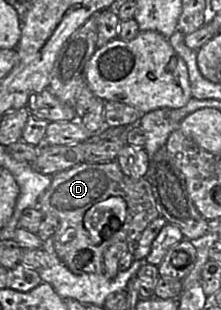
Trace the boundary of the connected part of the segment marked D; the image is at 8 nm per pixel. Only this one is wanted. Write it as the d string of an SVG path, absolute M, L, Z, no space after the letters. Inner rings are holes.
M117 160L106 163L82 162L67 170L55 173L52 176L51 184L39 197L37 208L43 214L52 214L57 218L58 227L53 235L54 249L63 264L77 275L103 273L103 254L105 250L117 242L135 243L146 227L159 216L151 185L146 176L138 180L131 179L122 172ZM109 197L120 197L125 201L127 205L125 219L121 224L116 220L118 217L114 220L108 218L108 226L100 227L102 231L99 232L99 236L97 236L97 239L93 238L96 236L93 236L93 229L90 227L91 217L88 217L85 221L84 215L92 206Z

